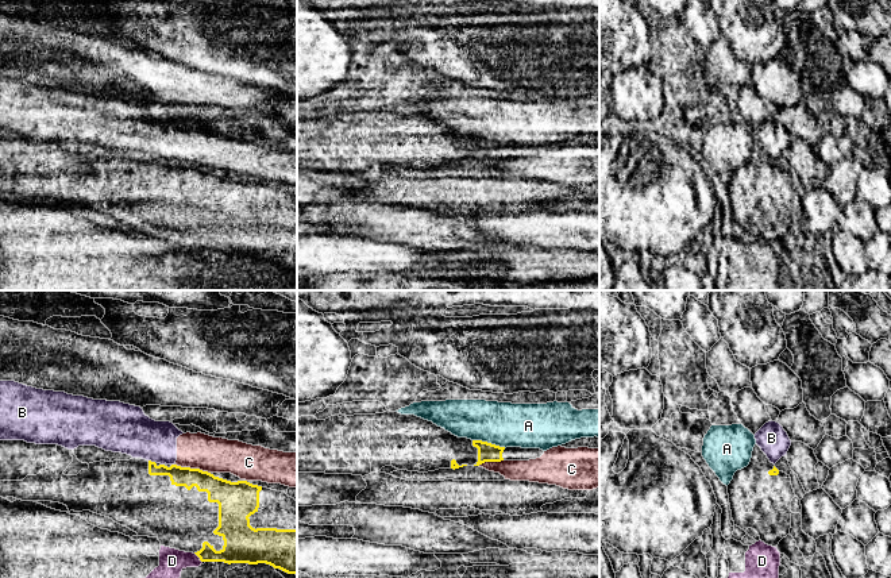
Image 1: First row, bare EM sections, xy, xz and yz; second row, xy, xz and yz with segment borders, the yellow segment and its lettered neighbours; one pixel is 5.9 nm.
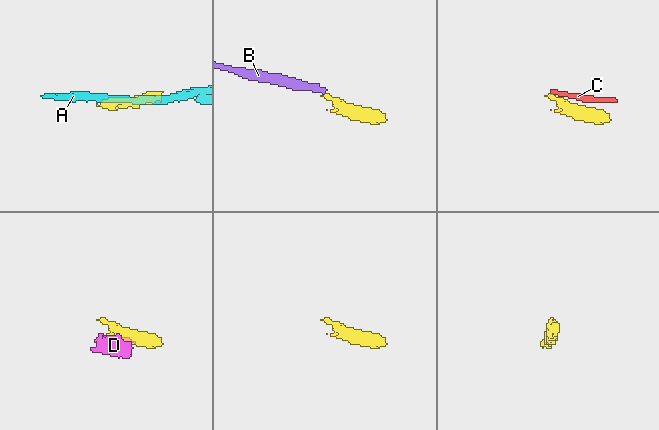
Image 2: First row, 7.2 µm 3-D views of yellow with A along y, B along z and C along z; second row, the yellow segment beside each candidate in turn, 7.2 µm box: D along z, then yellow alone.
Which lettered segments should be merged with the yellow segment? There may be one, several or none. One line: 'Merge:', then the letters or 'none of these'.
Merge: none of these

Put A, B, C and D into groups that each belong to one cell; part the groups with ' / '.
A / B C / D

